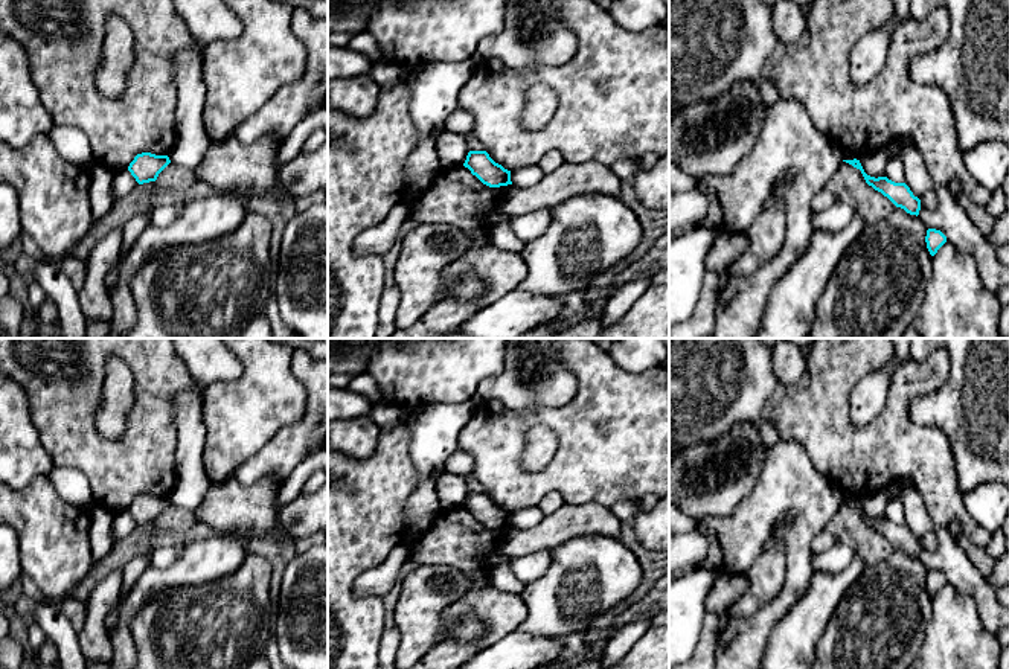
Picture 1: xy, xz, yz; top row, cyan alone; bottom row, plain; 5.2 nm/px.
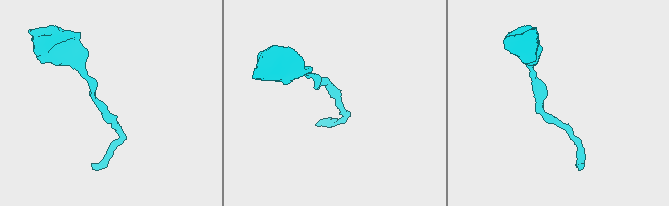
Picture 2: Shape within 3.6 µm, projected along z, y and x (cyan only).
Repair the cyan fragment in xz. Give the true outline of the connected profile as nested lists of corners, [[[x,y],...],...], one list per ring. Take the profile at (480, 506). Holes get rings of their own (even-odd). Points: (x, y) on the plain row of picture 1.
[[[469,492],[463,507],[489,529],[512,526],[511,512],[495,504],[486,492]]]

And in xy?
[[[142,494],[130,504],[128,512],[139,526],[155,523],[159,515],[171,504],[168,497]]]

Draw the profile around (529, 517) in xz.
[[[529,506],[523,509],[517,509],[511,514],[511,523],[514,529],[526,530],[535,527],[544,514],[540,511],[538,506]]]

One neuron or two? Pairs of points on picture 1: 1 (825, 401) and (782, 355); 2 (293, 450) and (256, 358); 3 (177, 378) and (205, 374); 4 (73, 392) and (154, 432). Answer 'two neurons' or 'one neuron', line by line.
1: two neurons
2: two neurons
3: two neurons
4: one neuron

